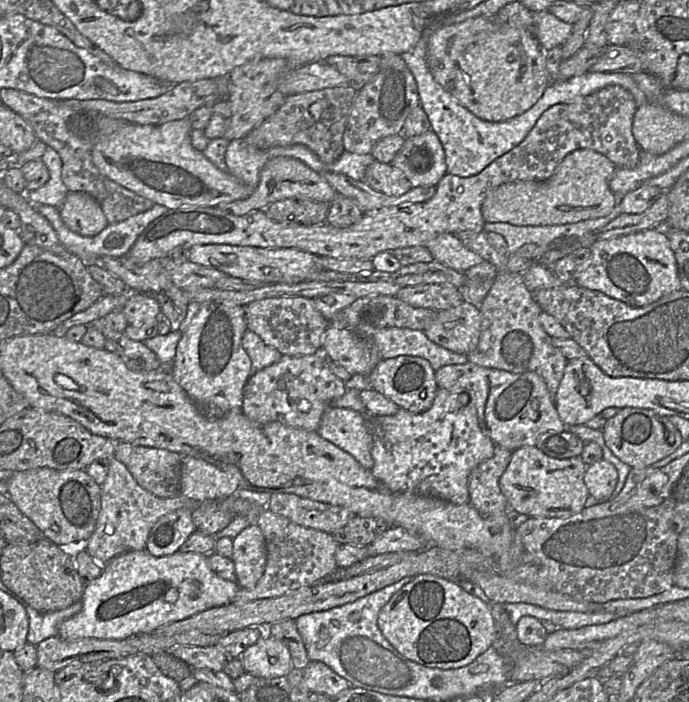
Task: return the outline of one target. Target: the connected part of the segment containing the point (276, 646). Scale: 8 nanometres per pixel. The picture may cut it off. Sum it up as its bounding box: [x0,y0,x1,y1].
[240,626,294,678]

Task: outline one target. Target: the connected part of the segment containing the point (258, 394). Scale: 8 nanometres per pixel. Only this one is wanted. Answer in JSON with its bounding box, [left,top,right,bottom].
[243,352,348,431]

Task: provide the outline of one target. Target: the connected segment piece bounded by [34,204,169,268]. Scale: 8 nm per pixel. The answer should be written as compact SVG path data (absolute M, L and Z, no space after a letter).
M154 204L154 206L142 213L131 216L124 221L108 224L98 235L93 237L80 236L70 229L68 229L59 215L59 209L47 206L47 205L34 205L36 210L43 215L48 222L53 227L56 232L60 242L63 244L67 252L77 256L83 264L88 268L89 266L94 266L98 263L98 259L103 256L110 257L125 257L130 251L139 235L144 231L144 229L157 218L161 217L163 214L169 211L164 206Z

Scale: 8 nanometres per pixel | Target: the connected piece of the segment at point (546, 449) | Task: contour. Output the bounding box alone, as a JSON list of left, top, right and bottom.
[535,431,585,459]

